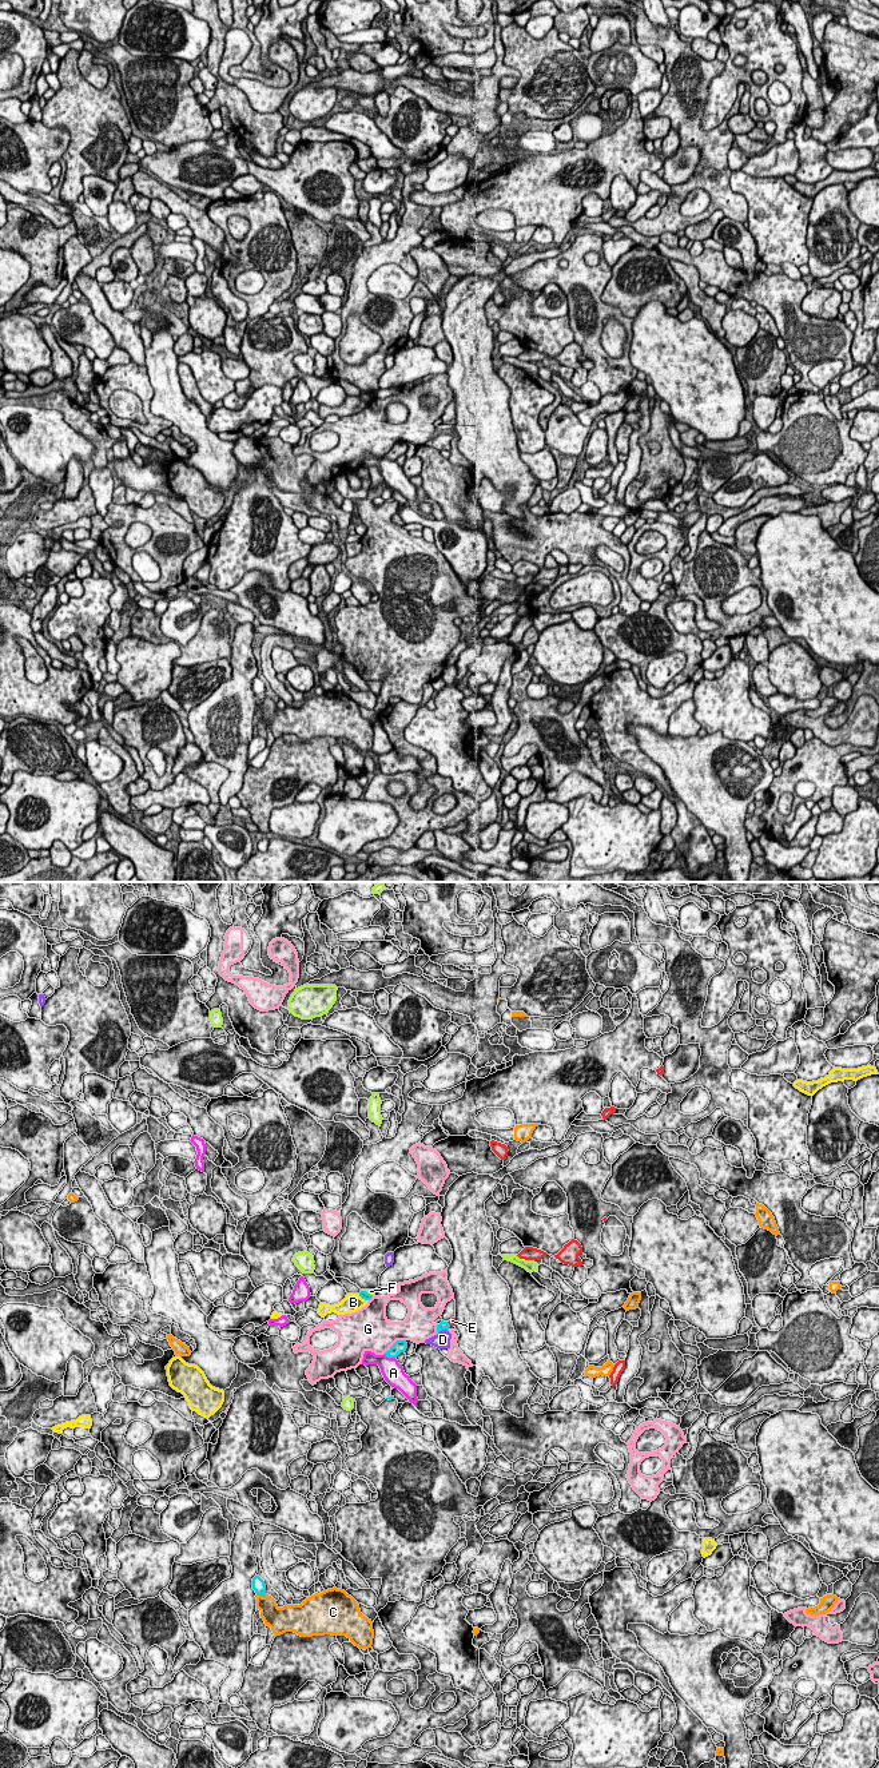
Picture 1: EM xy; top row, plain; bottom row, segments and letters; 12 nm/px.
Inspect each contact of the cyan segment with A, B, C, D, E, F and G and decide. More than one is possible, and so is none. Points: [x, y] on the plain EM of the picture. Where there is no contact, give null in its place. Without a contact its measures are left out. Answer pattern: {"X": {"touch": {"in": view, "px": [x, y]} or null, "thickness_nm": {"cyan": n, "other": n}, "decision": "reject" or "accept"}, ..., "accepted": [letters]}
{"A": {"touch": {"in": "xy", "px": [389, 459]}, "thickness_nm": {"cyan": 160, "other": 260}, "decision": "reject"}, "B": {"touch": {"in": "xy", "px": [364, 400]}, "thickness_nm": {"cyan": 90, "other": 220}, "decision": "reject"}, "C": {"touch": {"in": "xy", "px": [262, 698]}, "thickness_nm": {"cyan": 160, "other": 240}, "decision": "reject"}, "D": {"touch": {"in": "xy", "px": [442, 430]}, "thickness_nm": {"cyan": 100, "other": 190}, "decision": "reject"}, "E": {"touch": {"in": "xy", "px": [448, 425]}, "thickness_nm": {"cyan": 100, "other": 70}, "decision": "accept"}, "F": {"touch": {"in": "xy", "px": [366, 394]}, "thickness_nm": {"cyan": 90, "other": 60}, "decision": "reject"}, "G": {"touch": {"in": "xy", "px": [394, 445]}, "thickness_nm": {"cyan": 160, "other": 440}, "decision": "reject"}, "accepted": ["E"]}

